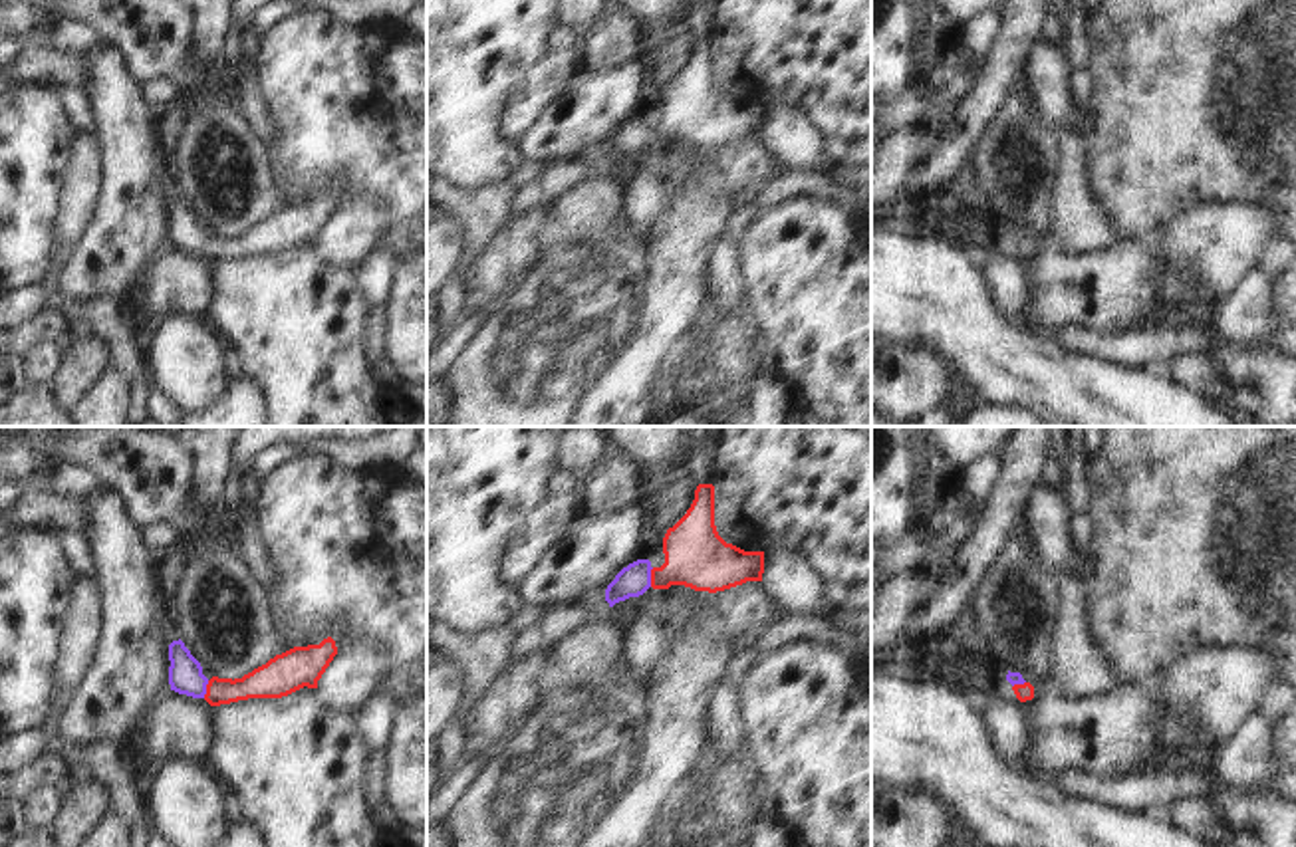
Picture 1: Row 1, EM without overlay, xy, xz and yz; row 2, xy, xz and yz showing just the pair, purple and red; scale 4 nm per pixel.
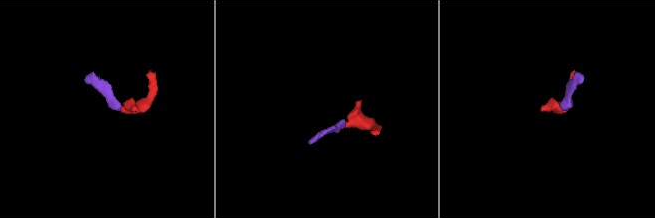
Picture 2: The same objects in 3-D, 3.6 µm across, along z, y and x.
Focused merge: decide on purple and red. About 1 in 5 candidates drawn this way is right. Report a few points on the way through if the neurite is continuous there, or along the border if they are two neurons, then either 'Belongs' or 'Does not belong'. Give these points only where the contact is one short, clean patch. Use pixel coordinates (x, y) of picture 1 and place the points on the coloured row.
Belongs

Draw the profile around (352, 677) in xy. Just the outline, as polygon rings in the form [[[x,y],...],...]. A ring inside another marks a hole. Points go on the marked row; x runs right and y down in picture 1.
[[[353,637],[341,649],[318,680],[318,698],[329,708],[359,712],[377,690],[385,665],[383,649],[369,637]]]

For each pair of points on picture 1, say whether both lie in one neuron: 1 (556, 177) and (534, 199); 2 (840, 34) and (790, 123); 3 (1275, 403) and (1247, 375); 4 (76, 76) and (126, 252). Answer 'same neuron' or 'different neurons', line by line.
1: same neuron
2: different neurons
3: same neuron
4: different neurons

